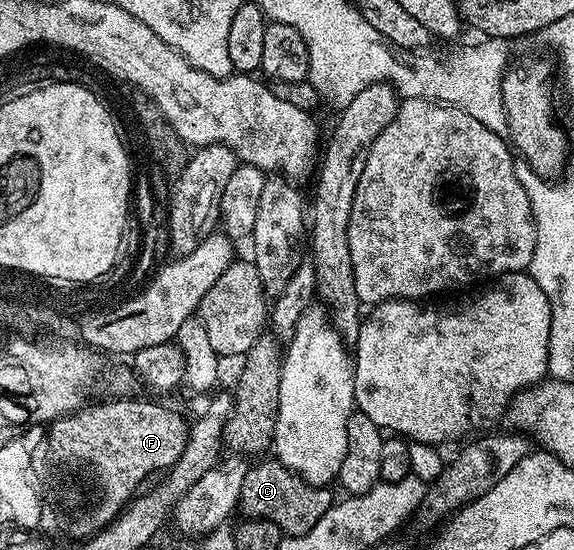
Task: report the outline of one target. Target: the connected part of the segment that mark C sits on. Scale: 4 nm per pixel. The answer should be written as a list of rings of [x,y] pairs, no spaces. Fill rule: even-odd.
[[[261,458],[257,465],[246,467],[241,491],[240,511],[249,518],[260,518],[275,522],[283,530],[289,530],[292,524],[297,524],[301,516],[297,513],[297,504],[305,504],[313,500],[314,513],[317,516],[326,514],[335,503],[335,497],[329,493],[325,486],[314,487],[301,480],[289,468],[284,468],[275,458]],[[269,459],[269,460],[265,460]]]

